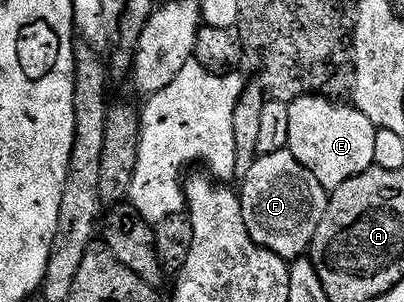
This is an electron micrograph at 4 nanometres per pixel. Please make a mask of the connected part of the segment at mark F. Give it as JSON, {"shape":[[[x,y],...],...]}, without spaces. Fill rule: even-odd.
{"shape":[[[288,150],[258,155],[251,166],[251,174],[240,181],[239,195],[247,234],[251,234],[259,246],[283,257],[286,262],[308,253],[309,244],[315,238],[315,230],[319,230],[319,222],[323,222],[330,197],[319,178],[315,178],[315,174],[311,174],[311,170],[300,164]]]}

